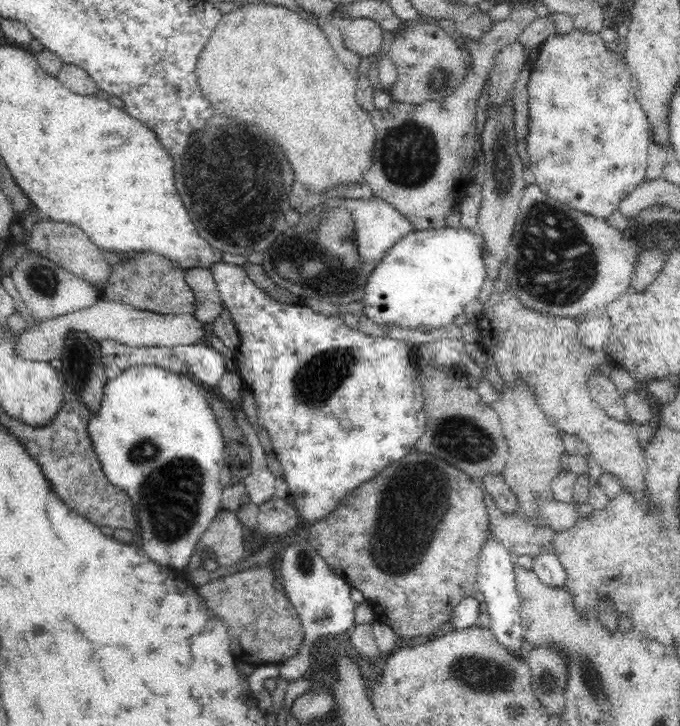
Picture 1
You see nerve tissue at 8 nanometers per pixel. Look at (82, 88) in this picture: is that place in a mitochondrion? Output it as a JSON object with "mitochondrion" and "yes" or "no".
{"mitochondrion":"no"}

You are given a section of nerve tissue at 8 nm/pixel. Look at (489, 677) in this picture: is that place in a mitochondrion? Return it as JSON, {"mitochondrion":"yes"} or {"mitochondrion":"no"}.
{"mitochondrion":"yes"}

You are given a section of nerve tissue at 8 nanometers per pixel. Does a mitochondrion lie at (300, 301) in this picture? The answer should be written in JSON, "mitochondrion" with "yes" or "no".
{"mitochondrion":"no"}

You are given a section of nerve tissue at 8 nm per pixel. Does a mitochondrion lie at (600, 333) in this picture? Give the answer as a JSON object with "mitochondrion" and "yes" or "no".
{"mitochondrion":"no"}

